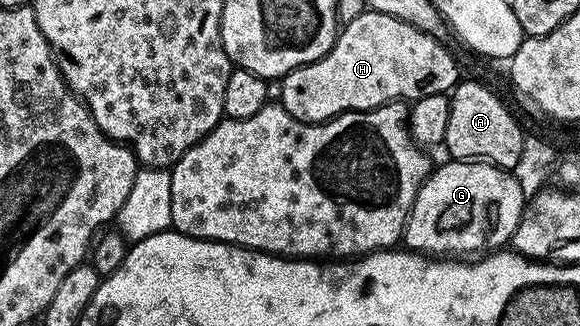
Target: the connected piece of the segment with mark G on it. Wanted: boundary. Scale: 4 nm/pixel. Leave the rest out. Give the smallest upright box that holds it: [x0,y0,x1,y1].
[402,160,525,259]

